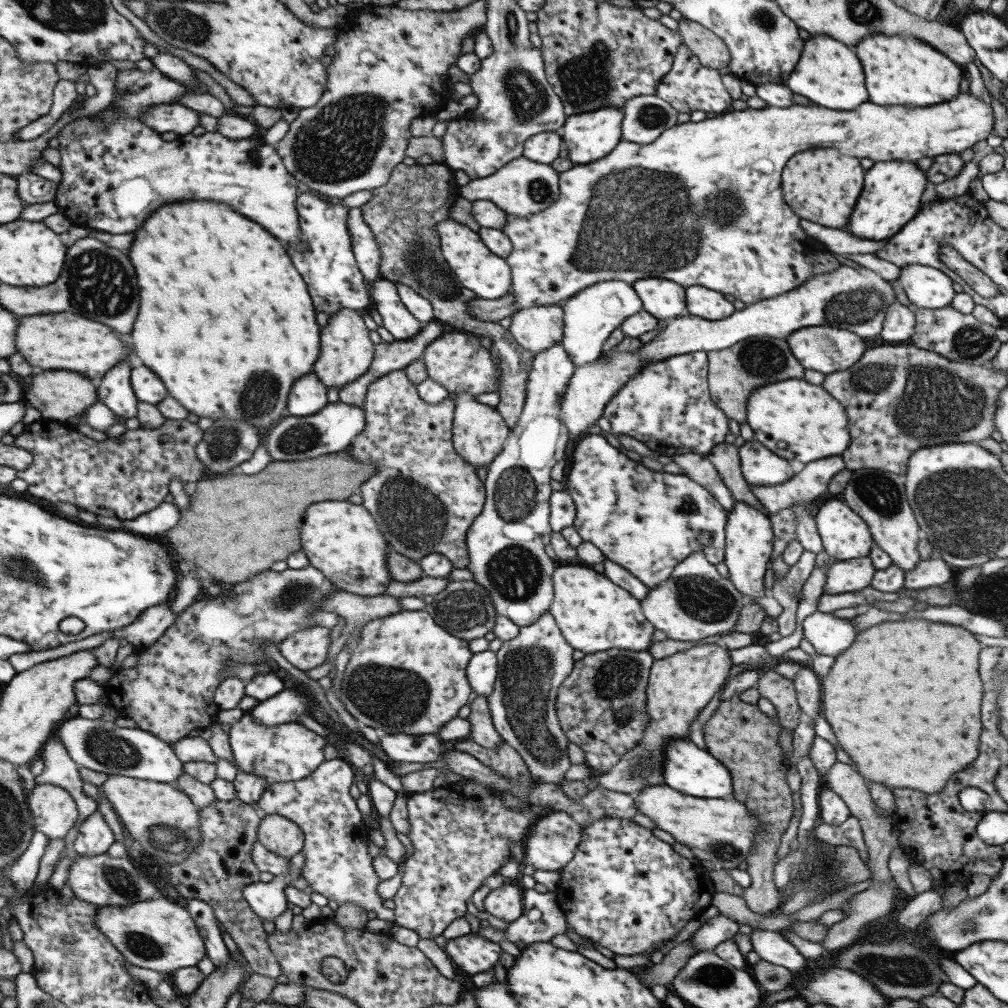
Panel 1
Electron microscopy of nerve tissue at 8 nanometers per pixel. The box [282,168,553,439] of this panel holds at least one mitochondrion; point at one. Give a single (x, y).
(416, 258)

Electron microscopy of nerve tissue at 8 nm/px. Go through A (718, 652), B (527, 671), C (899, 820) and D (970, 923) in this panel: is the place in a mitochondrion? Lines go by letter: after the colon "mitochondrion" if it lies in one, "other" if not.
A: other
B: mitochondrion
C: other
D: mitochondrion

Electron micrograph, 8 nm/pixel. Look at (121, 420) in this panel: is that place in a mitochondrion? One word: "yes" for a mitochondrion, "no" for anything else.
no

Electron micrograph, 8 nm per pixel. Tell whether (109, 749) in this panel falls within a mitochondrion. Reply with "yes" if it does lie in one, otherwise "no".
yes

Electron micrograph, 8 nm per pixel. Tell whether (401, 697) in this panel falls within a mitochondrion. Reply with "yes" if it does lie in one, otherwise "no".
yes

